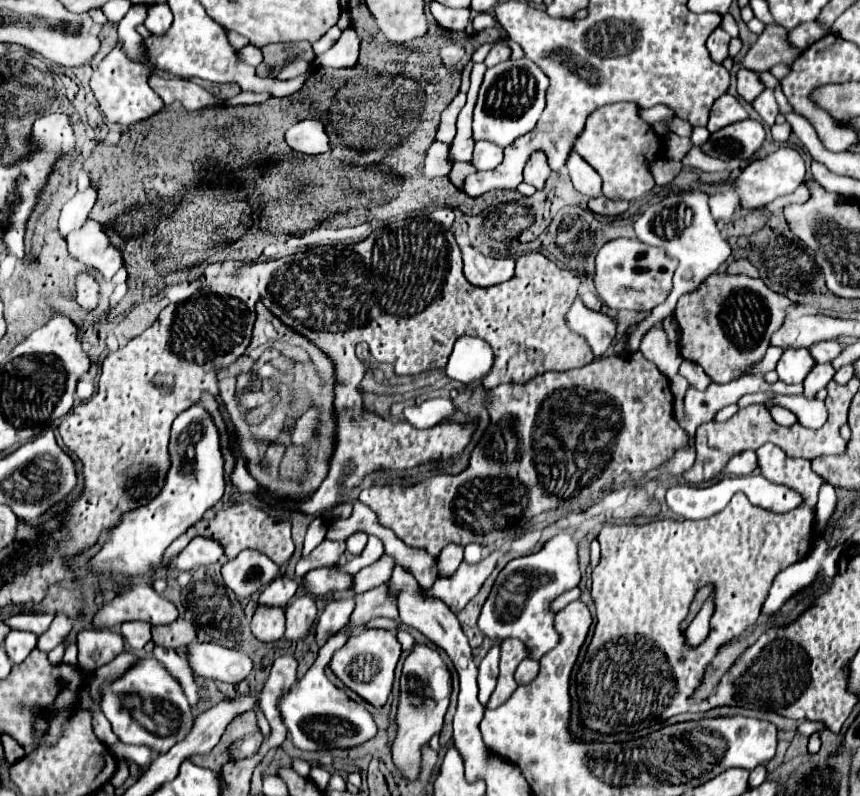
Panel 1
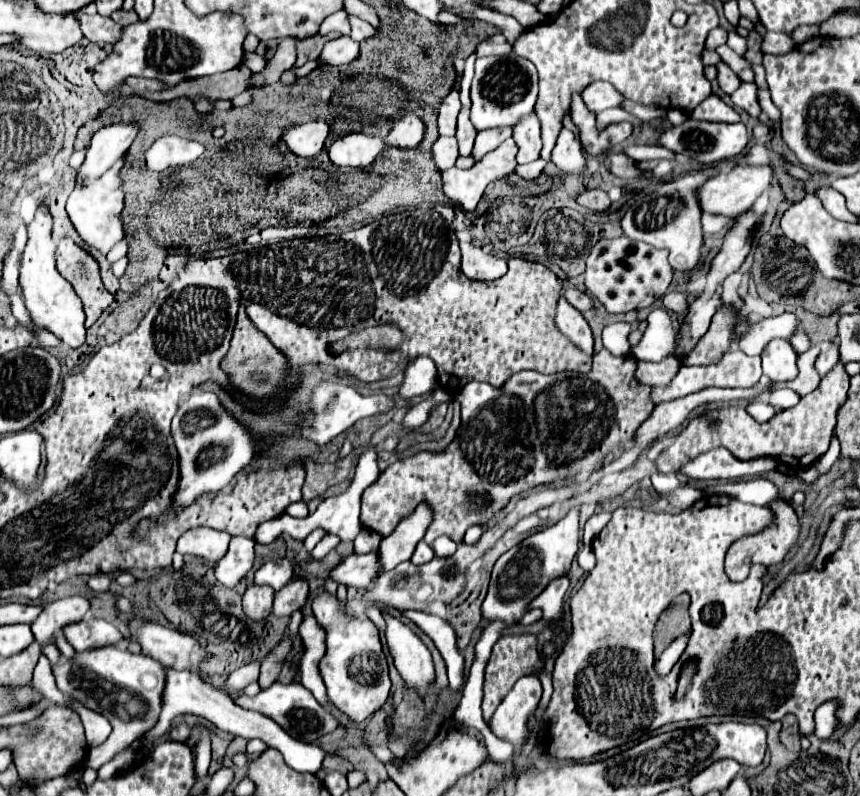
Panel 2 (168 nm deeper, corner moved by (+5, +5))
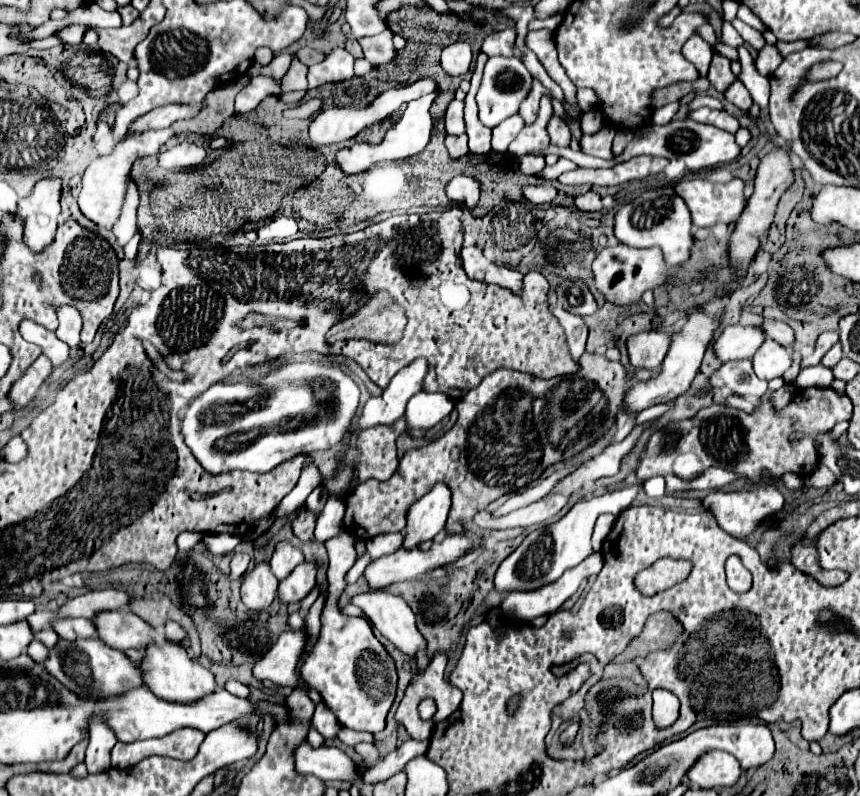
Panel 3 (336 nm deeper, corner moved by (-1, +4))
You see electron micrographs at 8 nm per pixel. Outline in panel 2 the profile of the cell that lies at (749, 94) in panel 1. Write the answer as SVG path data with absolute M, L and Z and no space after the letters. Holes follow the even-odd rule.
M720 63L716 69L718 69L718 77L716 79L718 79L718 85L720 85L722 93L726 93L726 95L734 93L738 89L738 85L740 85L738 75L726 63Z

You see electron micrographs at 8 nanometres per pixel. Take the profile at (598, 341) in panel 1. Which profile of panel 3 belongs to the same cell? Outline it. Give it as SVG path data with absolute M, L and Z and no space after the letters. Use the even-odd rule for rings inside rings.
M552 306L552 314L558 318L558 322L562 324L564 332L566 332L566 340L570 346L570 354L574 360L578 360L584 350L586 350L586 338L588 338L588 326L584 324L584 320L576 314L566 312L560 306Z

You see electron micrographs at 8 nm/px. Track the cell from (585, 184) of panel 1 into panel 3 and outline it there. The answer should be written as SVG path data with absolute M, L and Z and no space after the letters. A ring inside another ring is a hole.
M554 116L552 122L548 122L548 132L550 132L550 140L552 140L554 146L558 146L558 148L568 148L570 146L572 134L570 134L568 124L562 118Z

